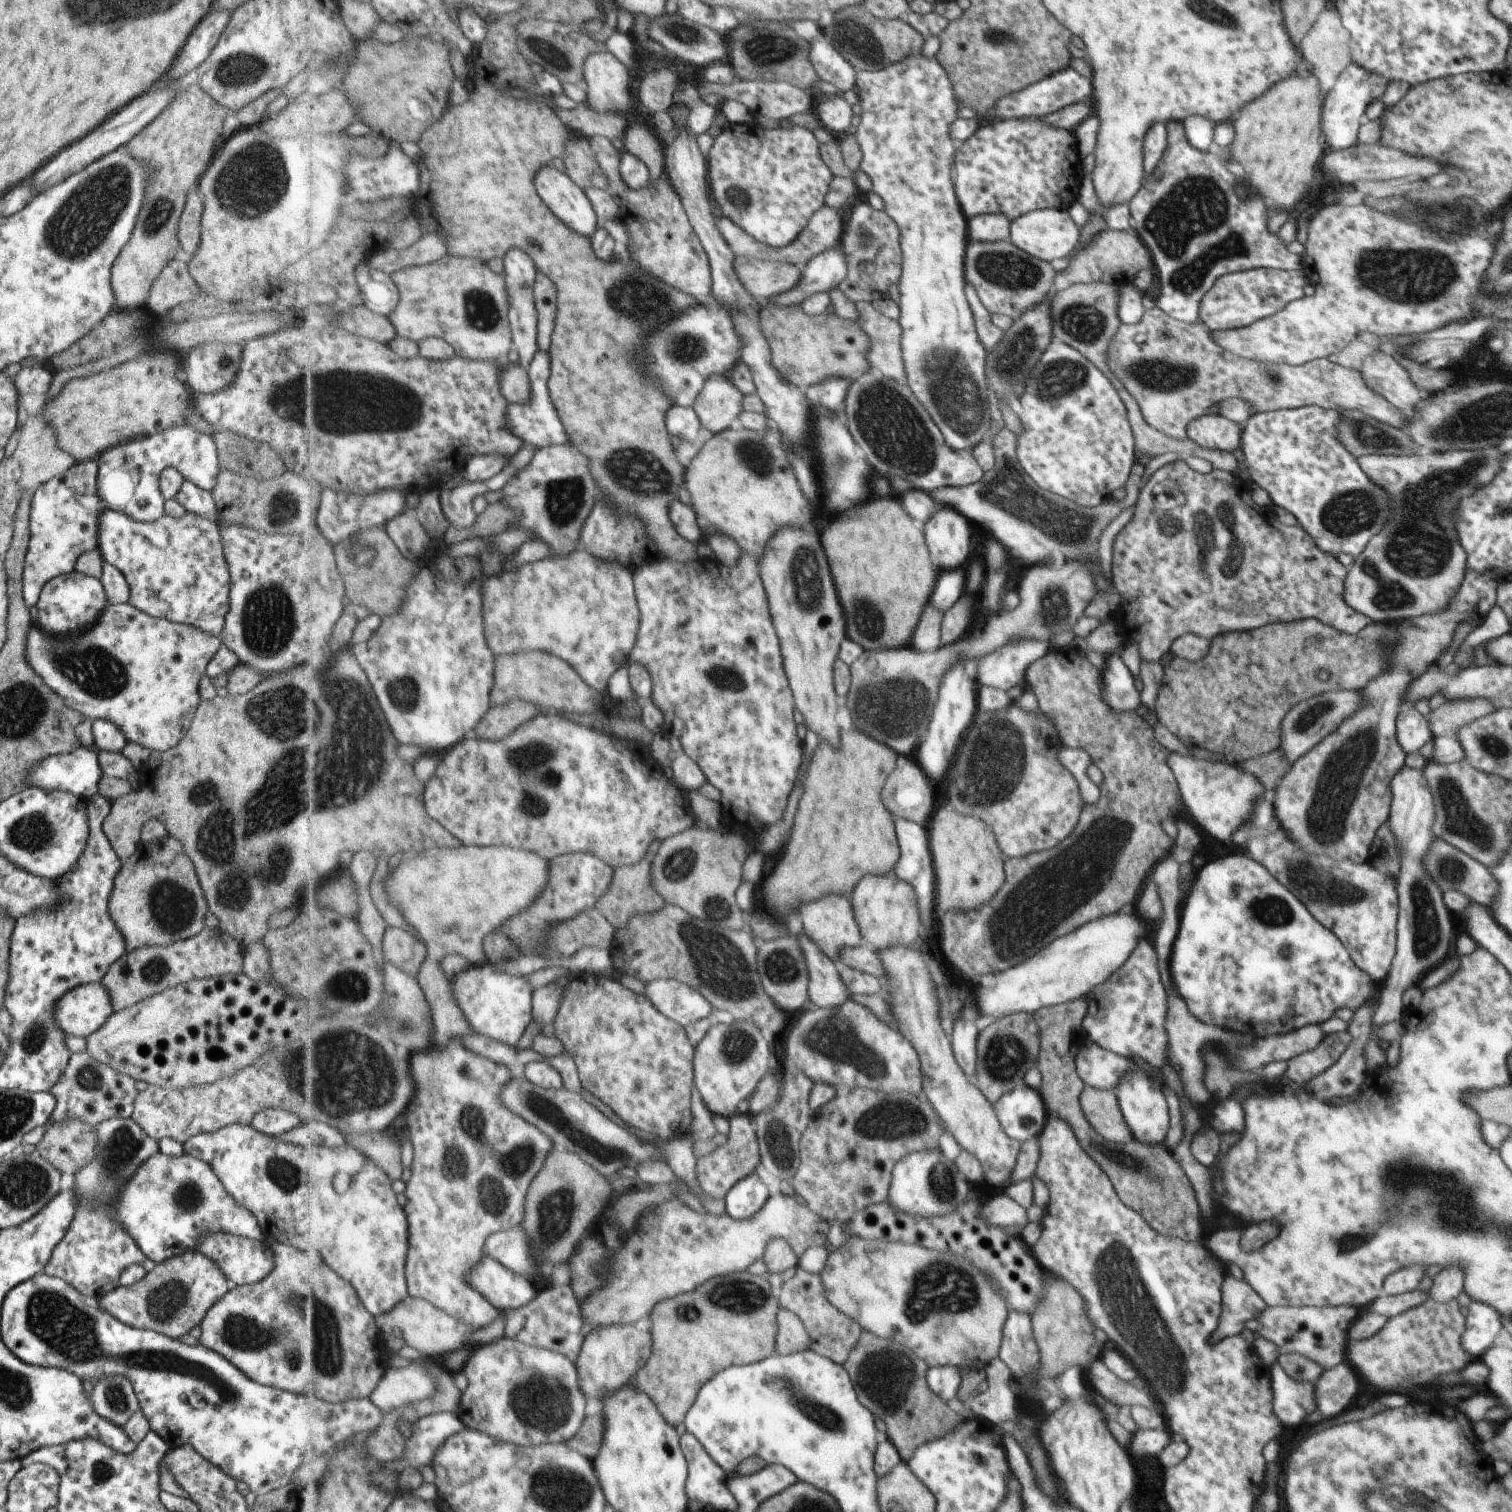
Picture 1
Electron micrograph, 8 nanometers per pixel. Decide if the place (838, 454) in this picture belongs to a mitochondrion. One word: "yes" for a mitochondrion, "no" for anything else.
yes

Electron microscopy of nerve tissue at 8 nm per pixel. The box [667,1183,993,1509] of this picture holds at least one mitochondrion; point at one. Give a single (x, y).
(933, 1290)

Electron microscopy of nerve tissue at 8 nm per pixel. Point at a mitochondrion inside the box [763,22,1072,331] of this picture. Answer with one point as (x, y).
(1014, 272)

